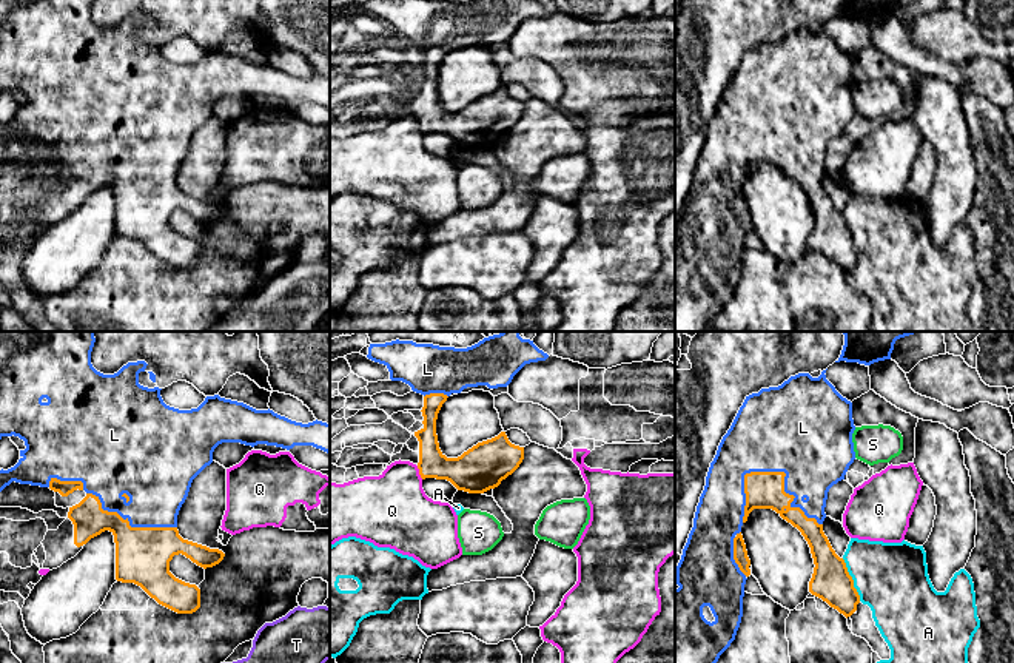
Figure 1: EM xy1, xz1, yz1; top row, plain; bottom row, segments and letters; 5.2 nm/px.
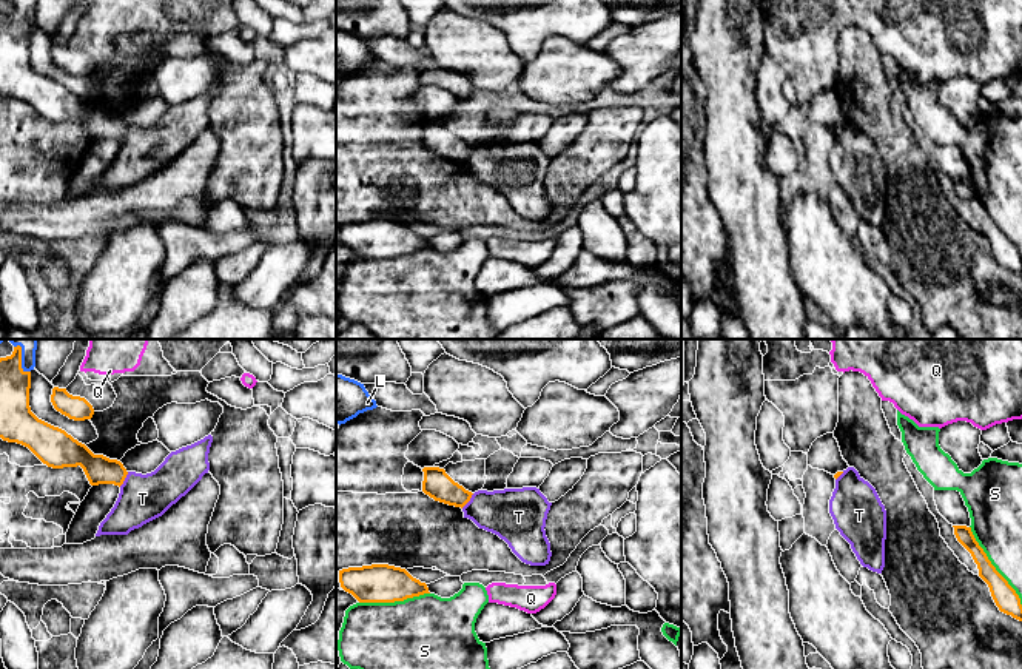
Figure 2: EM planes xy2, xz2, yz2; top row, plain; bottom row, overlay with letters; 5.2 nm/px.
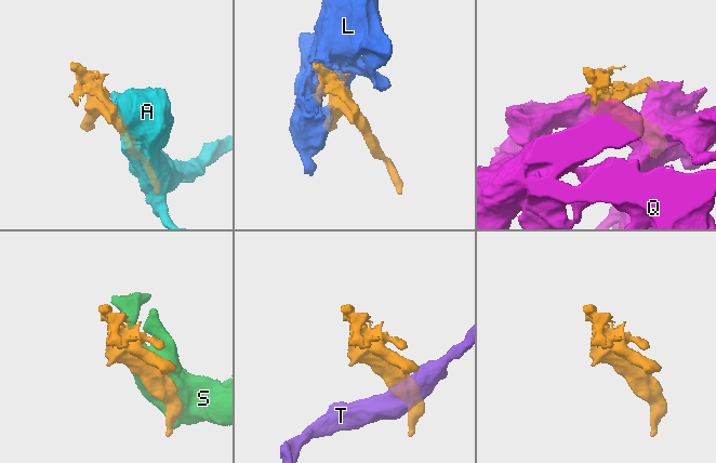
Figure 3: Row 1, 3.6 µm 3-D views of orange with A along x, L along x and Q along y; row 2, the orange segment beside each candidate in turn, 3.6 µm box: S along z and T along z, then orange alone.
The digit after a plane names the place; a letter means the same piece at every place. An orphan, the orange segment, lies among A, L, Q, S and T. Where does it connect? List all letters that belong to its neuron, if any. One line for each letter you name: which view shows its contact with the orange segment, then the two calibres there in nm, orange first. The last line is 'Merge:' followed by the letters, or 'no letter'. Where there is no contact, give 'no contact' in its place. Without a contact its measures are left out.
L: meets orange in yz1; 190 nm thick on the orange side, 400 nm on the other
Merge: L

